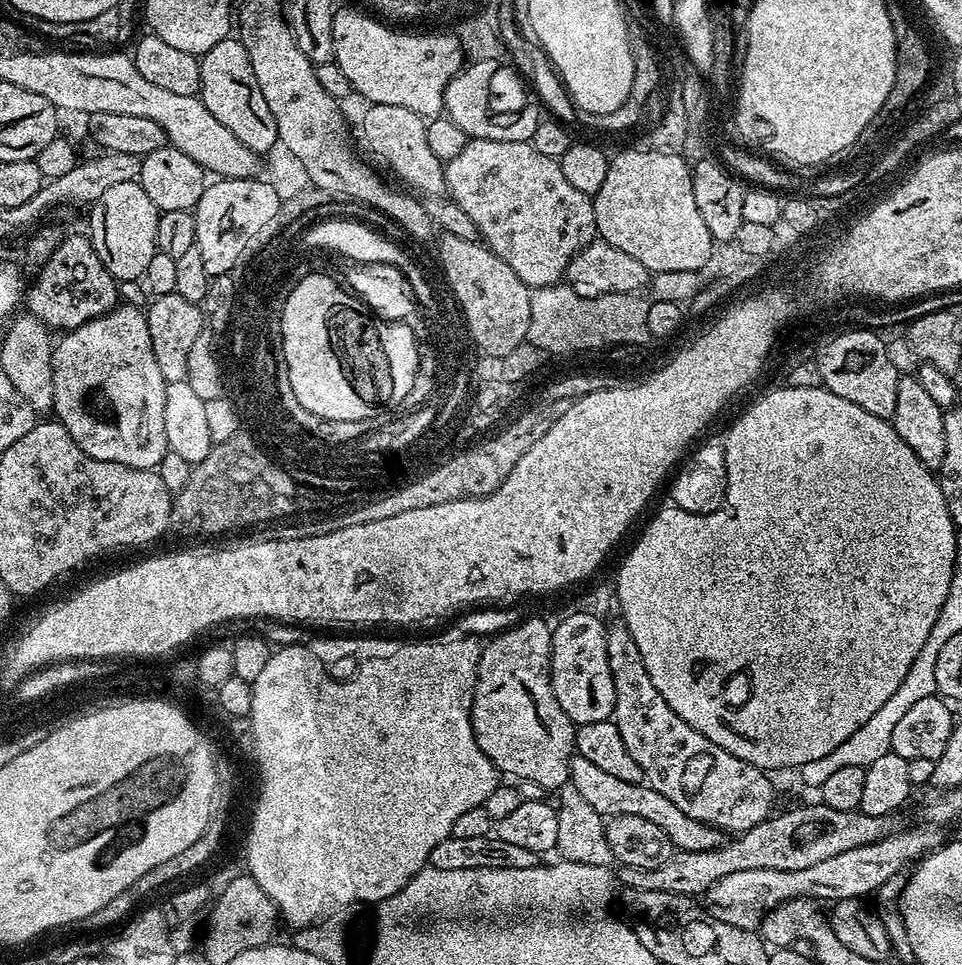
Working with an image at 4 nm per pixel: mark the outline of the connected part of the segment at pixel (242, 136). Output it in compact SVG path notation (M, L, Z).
M229 38L218 42L218 46L210 46L210 50L199 57L200 73L200 101L234 134L236 138L246 146L250 146L252 152L257 154L268 154L277 147L280 135L278 126L274 122L274 114L270 114L270 106L266 106L266 98L262 98L262 86L258 86L258 78L254 78L254 66L250 66L250 54L246 54L246 46L238 38Z

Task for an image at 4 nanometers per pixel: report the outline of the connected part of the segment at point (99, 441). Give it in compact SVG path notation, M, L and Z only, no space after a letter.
M130 305L119 306L82 326L65 331L52 350L55 419L66 426L70 438L90 454L106 462L122 462L131 468L155 469L166 455L166 384L150 346L148 318Z

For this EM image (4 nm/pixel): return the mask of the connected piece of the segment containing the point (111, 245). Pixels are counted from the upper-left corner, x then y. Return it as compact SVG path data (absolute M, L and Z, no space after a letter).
M136 180L118 182L102 194L91 205L92 217L88 220L87 231L98 258L102 258L102 266L110 270L110 274L118 282L124 280L139 281L144 275L150 258L156 253L156 235L158 234L158 218L161 211L150 202L146 190Z

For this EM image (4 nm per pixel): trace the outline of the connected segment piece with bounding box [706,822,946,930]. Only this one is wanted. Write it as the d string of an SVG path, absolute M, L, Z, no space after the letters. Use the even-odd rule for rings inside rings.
M922 822L918 826L866 846L854 846L854 850L842 850L842 854L834 854L834 858L825 858L815 866L806 866L806 870L738 870L735 874L726 874L726 878L718 878L718 882L708 888L707 903L722 922L756 930L768 912L777 911L787 900L835 902L846 898L871 897L888 878L903 871L910 860L917 861L944 847L945 829L941 825Z

